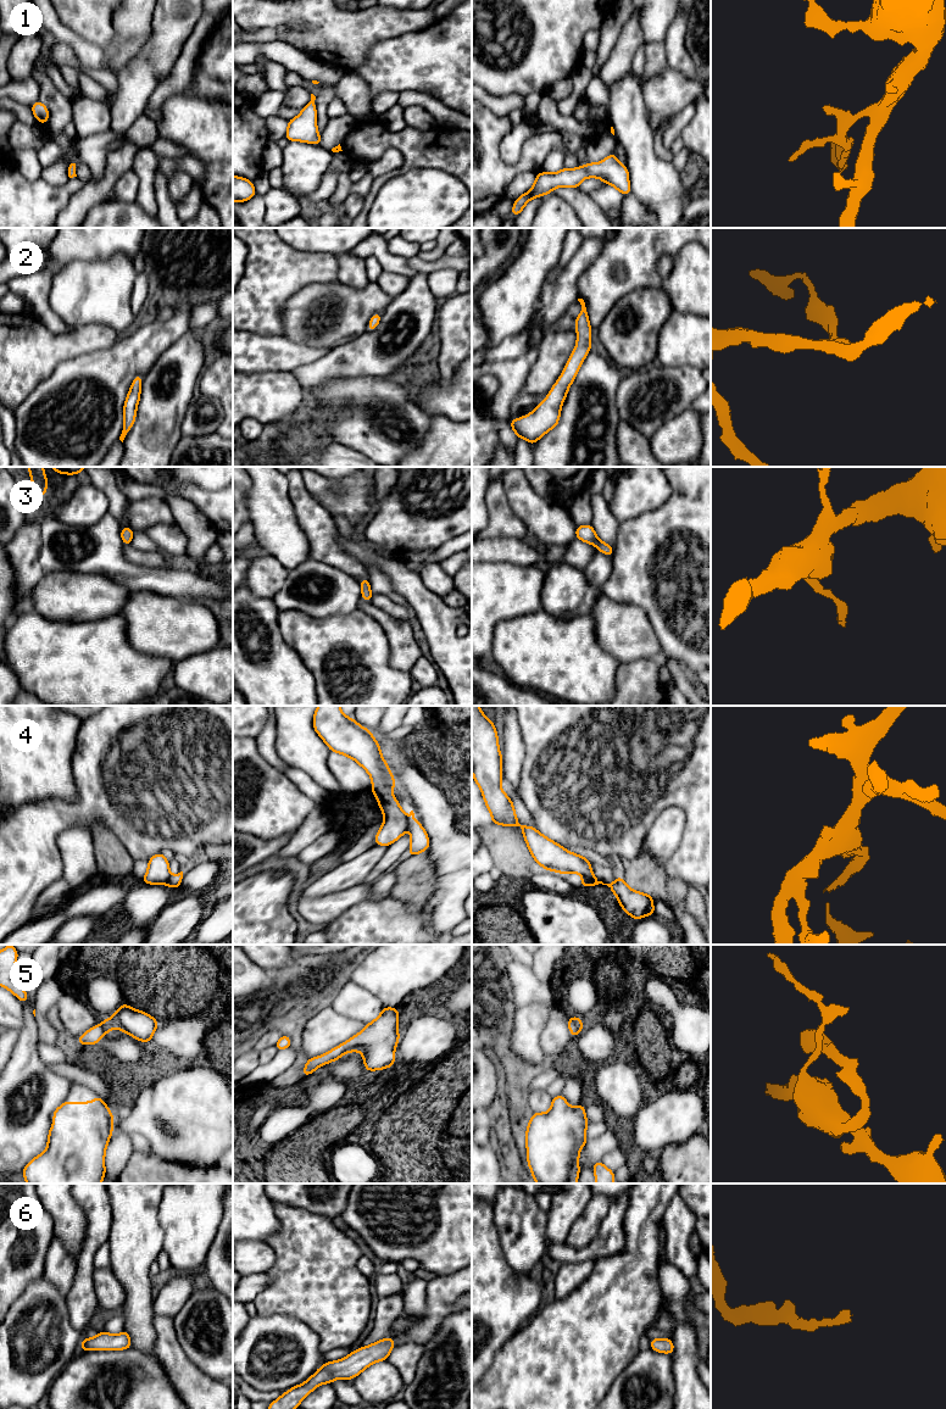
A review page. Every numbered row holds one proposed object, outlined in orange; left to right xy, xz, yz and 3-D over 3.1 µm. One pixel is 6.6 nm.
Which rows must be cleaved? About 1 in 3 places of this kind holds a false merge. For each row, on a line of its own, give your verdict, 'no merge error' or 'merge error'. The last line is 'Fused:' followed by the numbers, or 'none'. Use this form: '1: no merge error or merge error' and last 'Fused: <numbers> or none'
1: no merge error
2: no merge error
3: no merge error
4: merge error
5: no merge error
6: no merge error
Fused: 4

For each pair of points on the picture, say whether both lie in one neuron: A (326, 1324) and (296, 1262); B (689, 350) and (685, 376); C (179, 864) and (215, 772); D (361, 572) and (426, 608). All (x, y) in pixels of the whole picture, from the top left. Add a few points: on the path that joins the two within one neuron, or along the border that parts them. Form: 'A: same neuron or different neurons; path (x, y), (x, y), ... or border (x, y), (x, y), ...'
A: same neuron; path (326, 1308), (326, 1291), (312, 1277)
B: different neurons; border (658, 363), (697, 368)
C: different neurons; border (176, 855), (187, 861)
D: different neurons; border (348, 552), (368, 572)

